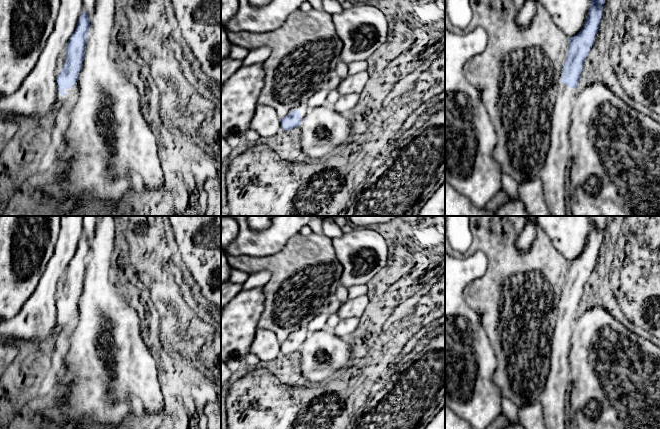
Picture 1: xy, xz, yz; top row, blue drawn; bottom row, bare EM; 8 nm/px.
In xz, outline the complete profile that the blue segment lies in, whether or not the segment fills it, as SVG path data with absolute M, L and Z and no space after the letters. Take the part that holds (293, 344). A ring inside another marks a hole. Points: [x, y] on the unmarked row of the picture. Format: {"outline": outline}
{"outline": "M307 326L301 327L292 334L288 336L288 338L281 343L281 349L283 354L291 354L293 352L299 351L302 344L308 337L309 330Z"}

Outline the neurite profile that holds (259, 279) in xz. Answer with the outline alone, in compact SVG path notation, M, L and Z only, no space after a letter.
M262 270L254 274L250 274L247 280L243 283L243 290L248 290L257 287L264 287L271 278L271 272Z

